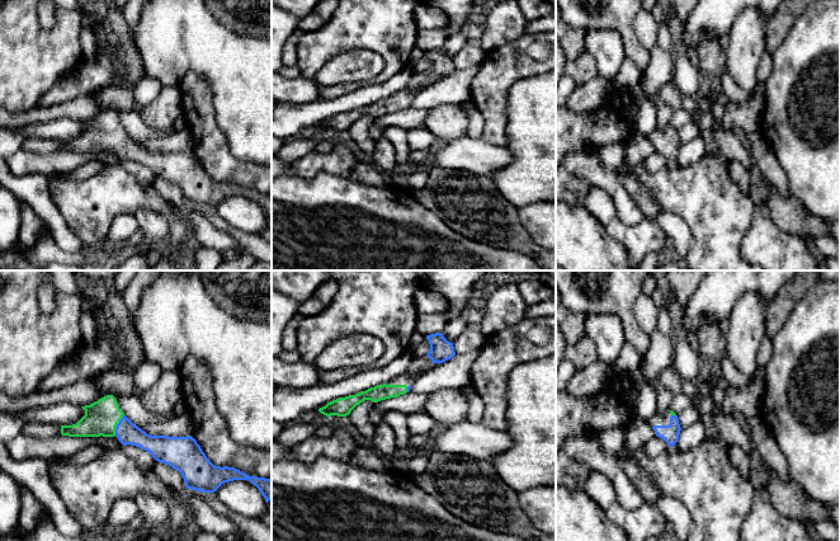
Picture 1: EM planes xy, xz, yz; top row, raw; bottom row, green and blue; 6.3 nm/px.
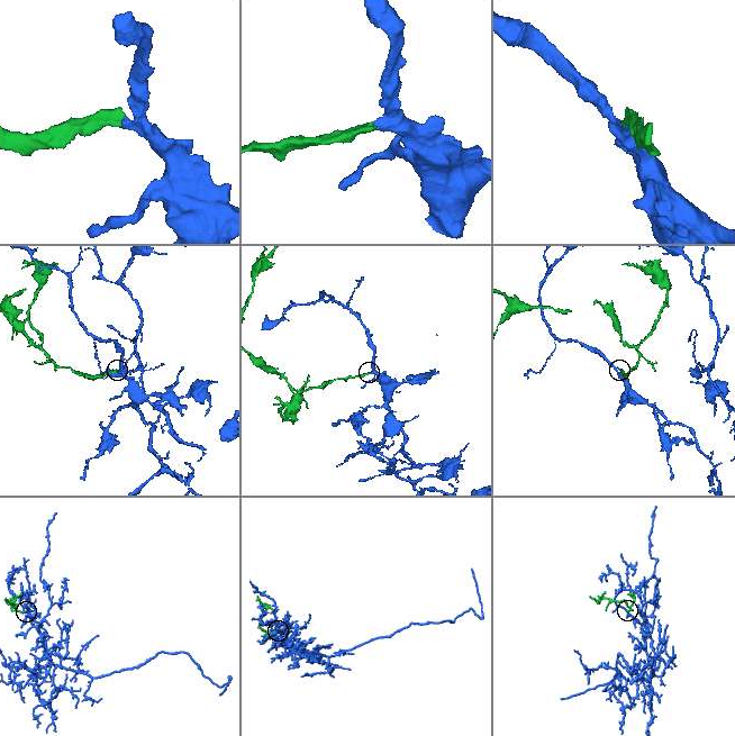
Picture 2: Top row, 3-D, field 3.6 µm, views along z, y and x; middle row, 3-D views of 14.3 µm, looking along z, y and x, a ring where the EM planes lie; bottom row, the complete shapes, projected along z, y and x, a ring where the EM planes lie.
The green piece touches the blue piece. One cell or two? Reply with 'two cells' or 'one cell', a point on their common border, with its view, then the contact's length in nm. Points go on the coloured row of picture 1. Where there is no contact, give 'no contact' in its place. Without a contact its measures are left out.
one cell | xy (117, 423) | 150 nm

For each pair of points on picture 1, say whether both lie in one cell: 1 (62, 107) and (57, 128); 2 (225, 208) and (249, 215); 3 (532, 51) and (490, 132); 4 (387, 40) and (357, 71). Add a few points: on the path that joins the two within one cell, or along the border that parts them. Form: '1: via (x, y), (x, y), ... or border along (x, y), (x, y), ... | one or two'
1: border along (80, 121), (53, 118), (31, 125) | two
2: via (231, 210), (242, 213) | one
3: via (511, 71), (494, 89), (494, 112) | one
4: border along (344, 52), (372, 50), (382, 59), (383, 69) | two

